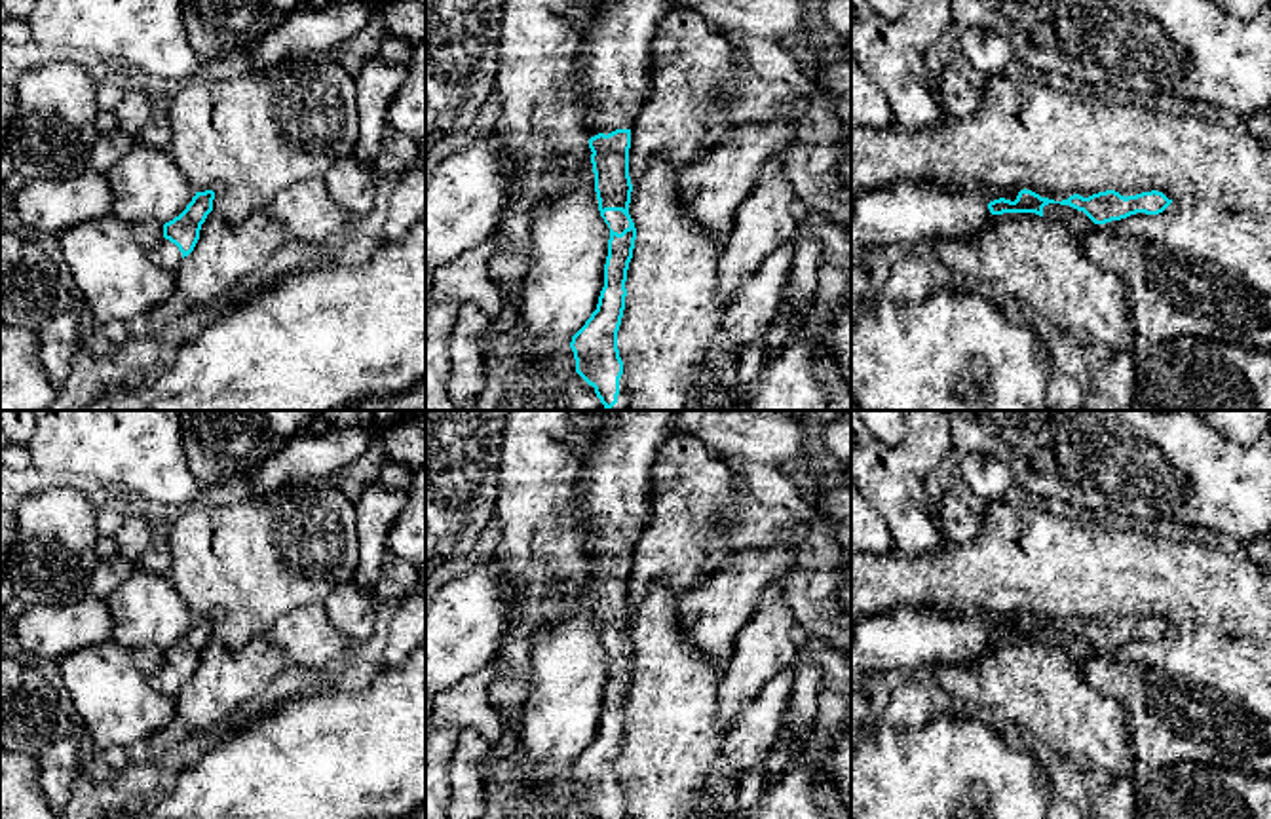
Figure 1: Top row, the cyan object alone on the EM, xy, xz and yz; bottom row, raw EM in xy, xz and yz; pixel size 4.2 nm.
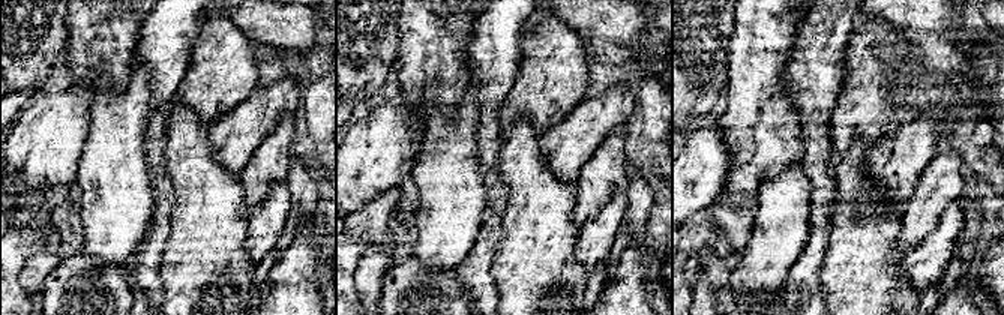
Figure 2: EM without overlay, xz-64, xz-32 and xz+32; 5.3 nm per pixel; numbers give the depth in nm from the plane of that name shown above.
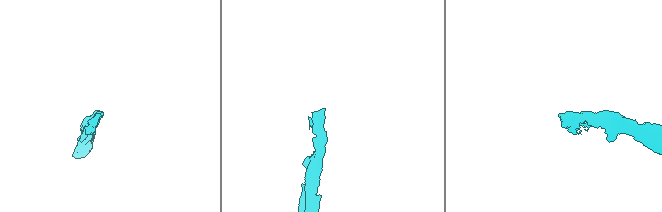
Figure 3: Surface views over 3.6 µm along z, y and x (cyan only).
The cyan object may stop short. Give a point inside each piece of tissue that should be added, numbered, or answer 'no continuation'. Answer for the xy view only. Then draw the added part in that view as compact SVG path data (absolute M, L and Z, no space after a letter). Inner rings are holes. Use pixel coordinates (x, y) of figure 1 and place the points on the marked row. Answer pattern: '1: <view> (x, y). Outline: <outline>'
1: xy (164, 253). Outline: M161 238L154 249L150 251L150 257L156 264L177 272L177 268L182 262L182 253L179 251L179 247L175 243L171 243L169 239Z

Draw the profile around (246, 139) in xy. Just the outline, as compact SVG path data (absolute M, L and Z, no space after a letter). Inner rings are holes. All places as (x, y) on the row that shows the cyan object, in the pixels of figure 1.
M331 55L285 57L243 78L184 86L167 101L169 154L196 192L213 190L213 211L228 224L241 224L285 188L308 179L325 179L342 160L355 156L359 112L355 78Z

